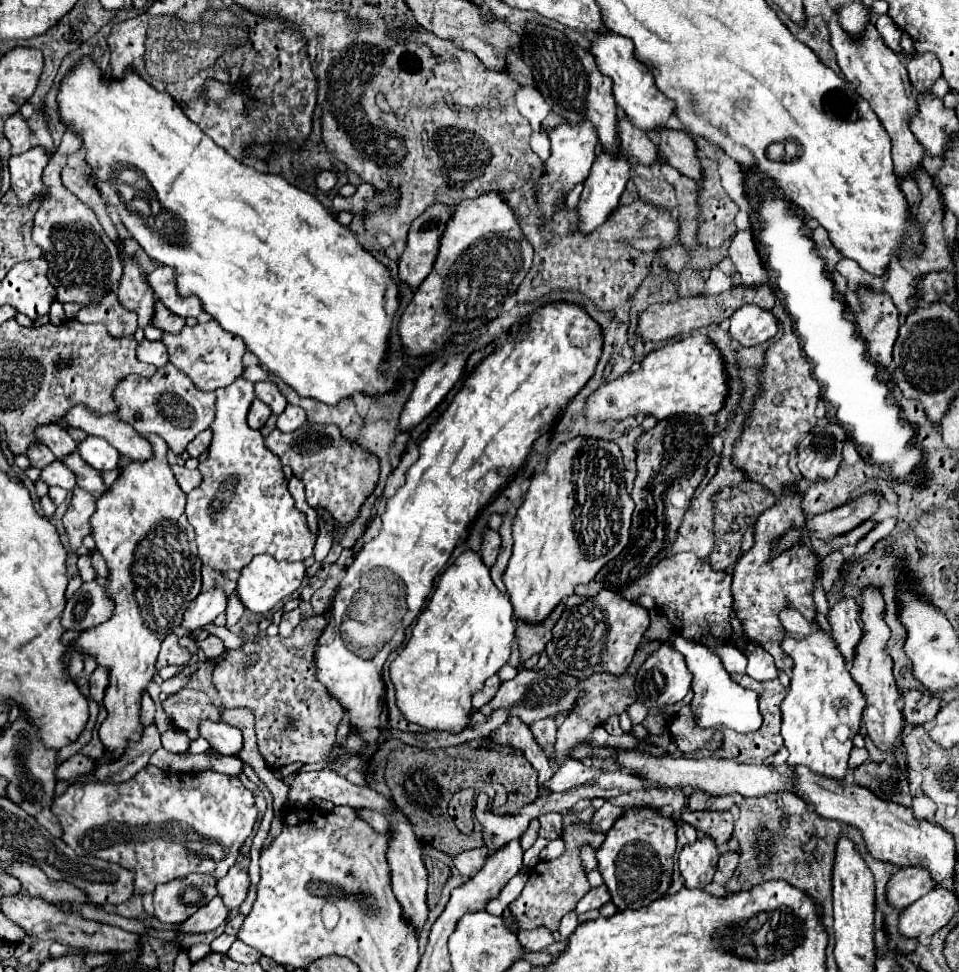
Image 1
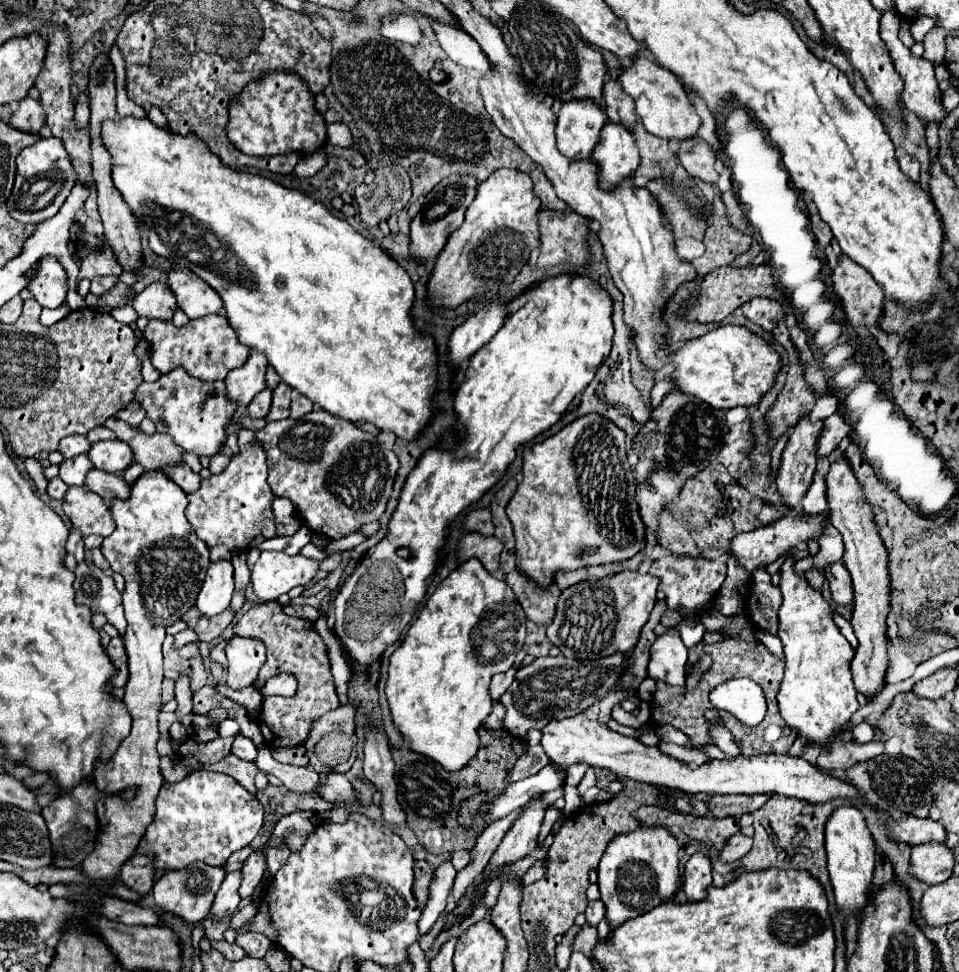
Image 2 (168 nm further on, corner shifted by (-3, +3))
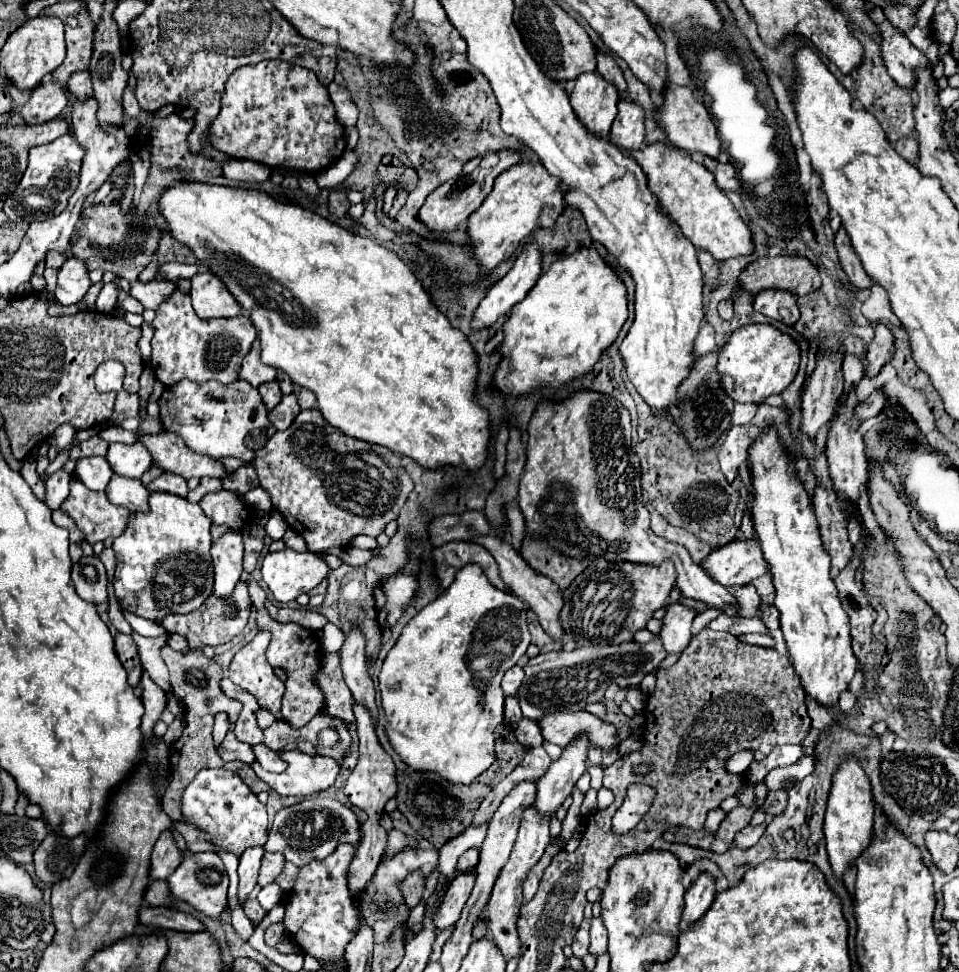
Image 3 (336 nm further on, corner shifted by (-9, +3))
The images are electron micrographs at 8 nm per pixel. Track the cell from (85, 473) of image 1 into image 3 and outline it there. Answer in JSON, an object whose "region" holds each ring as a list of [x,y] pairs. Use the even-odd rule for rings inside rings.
{"region":[[[114,475],[106,487],[106,495],[110,499],[110,503],[122,505],[126,509],[130,509],[132,513],[146,513],[148,507],[148,489],[142,485],[142,481],[138,479],[124,479],[120,475]]]}

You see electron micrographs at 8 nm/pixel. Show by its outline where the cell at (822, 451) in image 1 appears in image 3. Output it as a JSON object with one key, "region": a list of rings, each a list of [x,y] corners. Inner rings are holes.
{"region":[[[876,389],[866,401],[860,403],[860,407],[856,407],[856,415],[860,415],[860,421],[870,419],[870,417],[874,417],[874,415],[878,415],[882,411],[884,403],[886,403],[884,391],[882,389]]]}

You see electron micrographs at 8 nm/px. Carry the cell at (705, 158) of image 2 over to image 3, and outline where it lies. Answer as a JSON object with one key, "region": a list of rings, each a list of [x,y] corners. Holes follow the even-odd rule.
{"region":[[[704,159],[704,167],[714,175],[716,185],[722,191],[742,191],[742,181],[736,175],[736,169],[732,163],[720,163],[714,159]]]}

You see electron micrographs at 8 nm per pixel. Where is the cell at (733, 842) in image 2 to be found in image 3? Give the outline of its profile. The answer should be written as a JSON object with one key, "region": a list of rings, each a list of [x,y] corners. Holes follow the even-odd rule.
{"region":[[[766,821],[762,823],[762,825],[748,825],[748,827],[744,827],[738,835],[736,835],[736,847],[738,849],[748,849],[748,847],[752,847],[752,845],[756,845],[756,841],[762,837],[762,833],[766,831]]]}

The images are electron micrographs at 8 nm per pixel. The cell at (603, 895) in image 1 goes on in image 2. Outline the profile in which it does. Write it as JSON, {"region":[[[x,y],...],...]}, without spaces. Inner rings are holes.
{"region":[[[602,899],[590,901],[588,907],[586,907],[586,911],[584,911],[584,915],[586,915],[586,921],[588,921],[590,925],[598,925],[600,919],[604,919],[604,915],[606,915],[606,907],[604,907]]]}

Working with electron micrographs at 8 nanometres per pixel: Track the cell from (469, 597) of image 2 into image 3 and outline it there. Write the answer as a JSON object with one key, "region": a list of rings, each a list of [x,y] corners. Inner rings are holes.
{"region":[[[466,565],[464,569],[460,569],[456,575],[454,575],[454,583],[444,591],[440,593],[430,605],[426,605],[418,615],[414,615],[408,625],[402,629],[402,635],[400,639],[396,641],[396,645],[390,649],[388,657],[384,659],[384,665],[382,665],[382,671],[380,671],[380,677],[378,677],[378,687],[380,687],[380,697],[382,697],[382,707],[386,705],[386,719],[388,719],[388,725],[386,725],[386,735],[388,735],[388,741],[392,745],[392,749],[400,755],[400,759],[412,767],[414,771],[434,771],[438,773],[442,779],[450,781],[450,783],[460,783],[460,785],[470,785],[478,775],[482,775],[494,761],[496,761],[496,753],[494,753],[494,729],[502,723],[502,705],[504,705],[505,695],[502,695],[502,689],[500,689],[500,679],[504,675],[504,671],[508,667],[514,667],[516,661],[526,653],[530,645],[530,633],[528,633],[528,625],[526,625],[526,605],[516,597],[516,595],[510,595],[510,593],[504,593],[496,587],[492,587],[492,583],[486,579],[484,571],[476,565]]]}

